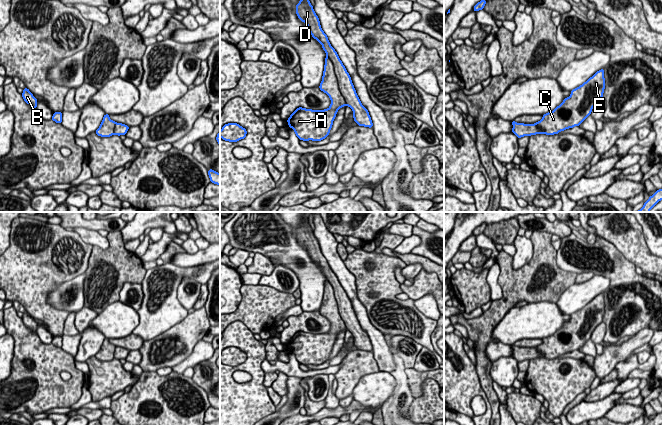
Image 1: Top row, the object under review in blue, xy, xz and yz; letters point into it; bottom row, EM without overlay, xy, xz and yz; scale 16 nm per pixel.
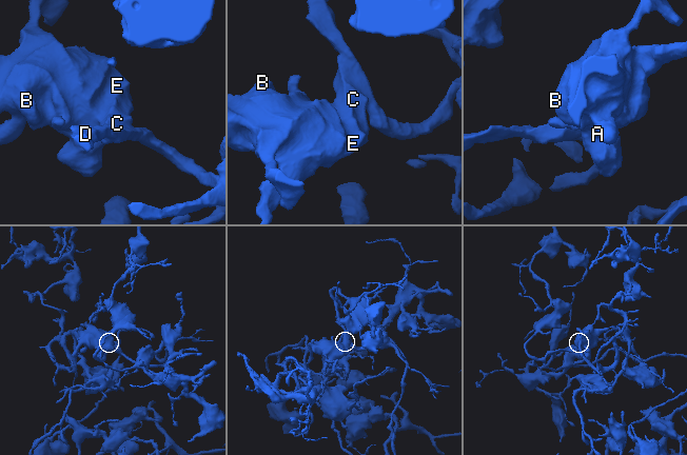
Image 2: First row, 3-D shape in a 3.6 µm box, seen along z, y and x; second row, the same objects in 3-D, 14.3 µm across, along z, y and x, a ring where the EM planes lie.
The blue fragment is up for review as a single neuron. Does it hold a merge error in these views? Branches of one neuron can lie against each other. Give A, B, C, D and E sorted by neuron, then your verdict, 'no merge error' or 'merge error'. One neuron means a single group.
A B C D E | no merge error

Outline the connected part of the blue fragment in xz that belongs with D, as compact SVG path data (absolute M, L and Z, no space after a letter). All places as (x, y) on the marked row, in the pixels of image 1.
M300 0L296 5L296 14L307 24L310 34L322 45L327 55L319 88L329 96L331 104L324 110L297 108L287 120L289 127L300 140L321 141L329 135L337 111L349 106L353 111L354 121L359 126L372 128L369 112L359 100L351 77L322 30L310 1Z

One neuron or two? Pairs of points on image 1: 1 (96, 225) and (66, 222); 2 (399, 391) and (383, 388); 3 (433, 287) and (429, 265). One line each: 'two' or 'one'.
1: one
2: two
3: two

